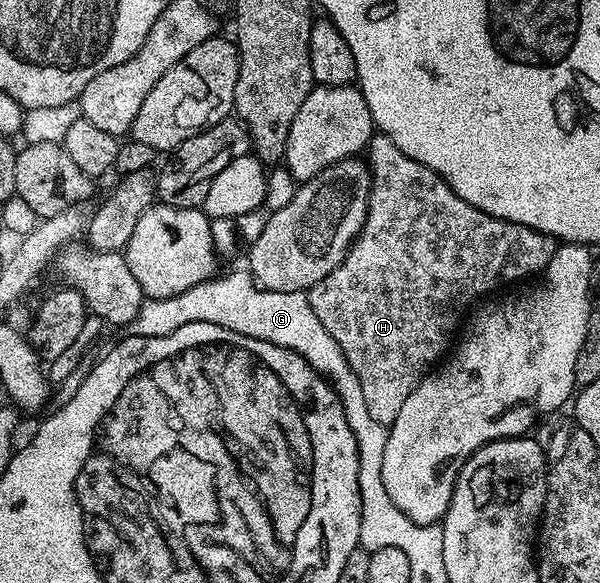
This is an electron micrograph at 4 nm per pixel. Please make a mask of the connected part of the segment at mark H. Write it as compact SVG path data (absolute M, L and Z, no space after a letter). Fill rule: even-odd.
M388 136L371 137L365 149L365 163L371 169L371 193L363 229L351 243L341 266L309 289L307 301L321 326L333 334L333 342L341 346L341 354L345 354L345 362L349 362L353 374L357 374L369 415L390 426L397 414L401 414L405 398L440 363L452 343L451 335L454 332L456 335L468 309L480 298L494 293L502 280L511 284L526 276L538 277L549 266L557 241L554 236L535 232L529 226L498 220L477 210L477 206L465 202L432 168L401 154Z

